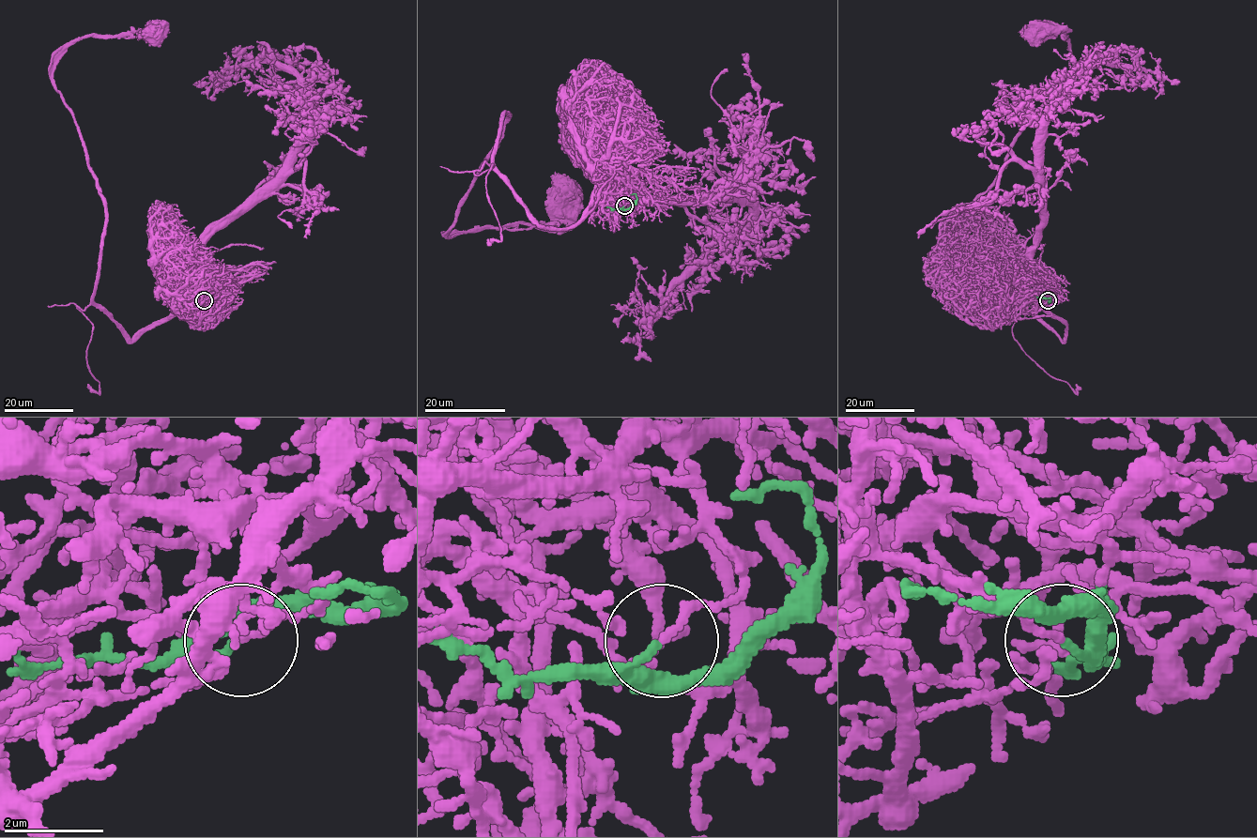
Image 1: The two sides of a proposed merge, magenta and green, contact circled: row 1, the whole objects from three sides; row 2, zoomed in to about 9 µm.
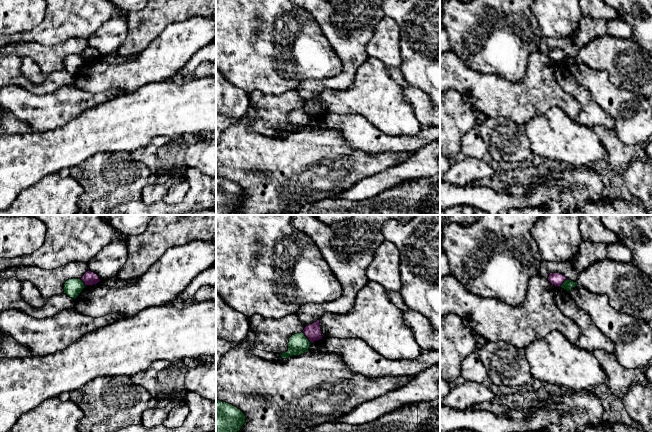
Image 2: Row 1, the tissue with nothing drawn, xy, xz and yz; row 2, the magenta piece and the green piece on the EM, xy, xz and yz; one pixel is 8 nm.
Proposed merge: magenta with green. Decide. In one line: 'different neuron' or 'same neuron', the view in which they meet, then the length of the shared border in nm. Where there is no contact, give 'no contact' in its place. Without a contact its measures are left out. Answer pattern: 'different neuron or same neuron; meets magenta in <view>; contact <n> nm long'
different neuron; meets magenta in xz; contact 120 nm long

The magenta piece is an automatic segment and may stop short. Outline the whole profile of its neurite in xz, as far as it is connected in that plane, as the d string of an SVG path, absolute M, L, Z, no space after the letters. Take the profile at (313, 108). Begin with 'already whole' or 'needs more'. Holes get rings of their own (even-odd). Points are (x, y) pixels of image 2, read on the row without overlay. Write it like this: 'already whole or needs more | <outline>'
already whole | M320 95L312 100L307 101L304 104L303 109L311 119L323 115L321 102L320 102Z

